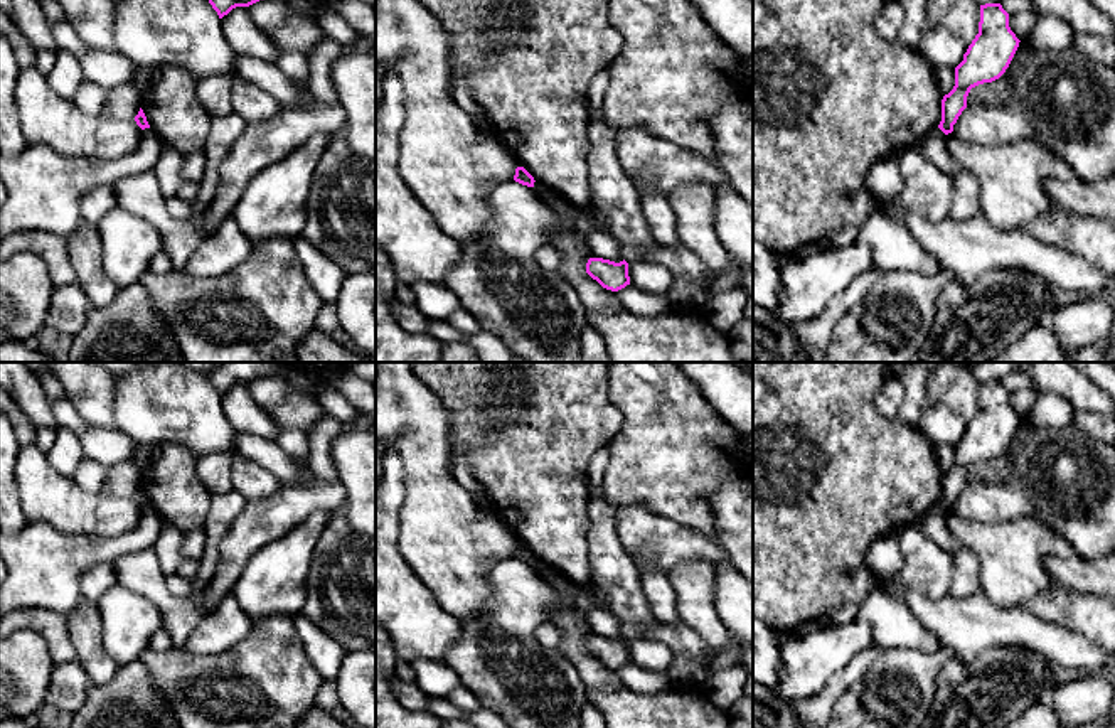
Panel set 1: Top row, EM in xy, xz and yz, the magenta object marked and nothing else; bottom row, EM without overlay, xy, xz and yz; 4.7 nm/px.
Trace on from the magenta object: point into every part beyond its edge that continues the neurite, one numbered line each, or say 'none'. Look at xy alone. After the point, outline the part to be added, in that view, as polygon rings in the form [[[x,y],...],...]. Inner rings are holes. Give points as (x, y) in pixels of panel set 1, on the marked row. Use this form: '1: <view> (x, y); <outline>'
none

